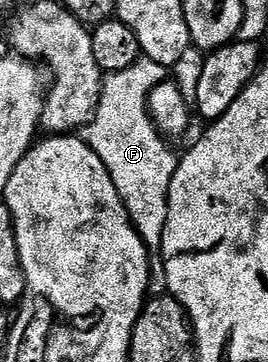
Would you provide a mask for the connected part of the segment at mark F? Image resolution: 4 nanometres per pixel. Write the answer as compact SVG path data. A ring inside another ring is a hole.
M140 58L129 70L110 73L103 81L95 116L85 129L87 144L109 170L132 224L151 250L163 246L169 186L180 161L177 152L175 156L174 150L167 148L168 141L155 128L148 112L150 92L168 76L168 68L146 58Z

